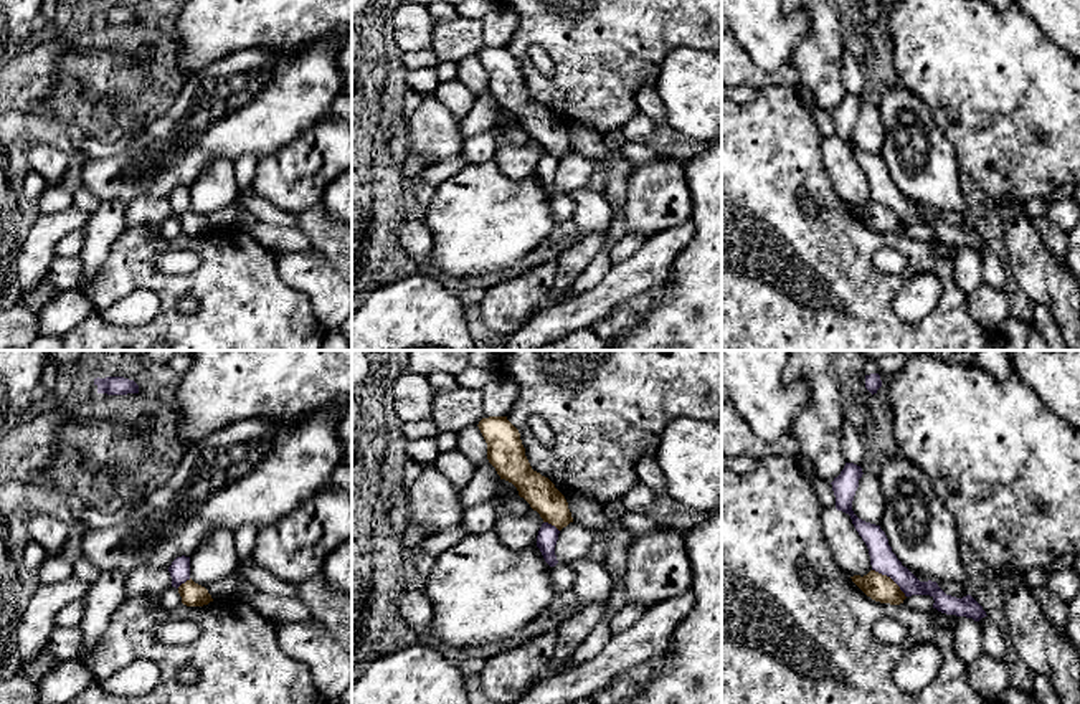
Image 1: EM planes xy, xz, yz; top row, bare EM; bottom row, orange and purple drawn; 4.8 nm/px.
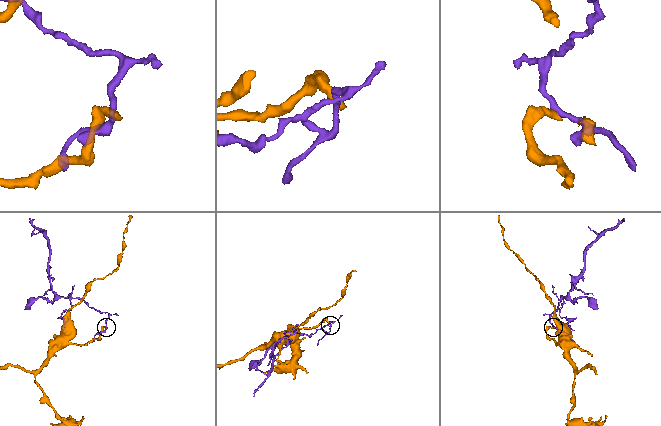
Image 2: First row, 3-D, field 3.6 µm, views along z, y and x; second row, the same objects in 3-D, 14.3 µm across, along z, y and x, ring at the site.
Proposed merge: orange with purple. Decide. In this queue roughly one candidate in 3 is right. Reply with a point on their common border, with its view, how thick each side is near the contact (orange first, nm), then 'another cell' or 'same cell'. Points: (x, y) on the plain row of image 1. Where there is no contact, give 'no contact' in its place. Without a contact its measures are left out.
contact yz (890, 209); calibres 130 and 120 nm; another cell

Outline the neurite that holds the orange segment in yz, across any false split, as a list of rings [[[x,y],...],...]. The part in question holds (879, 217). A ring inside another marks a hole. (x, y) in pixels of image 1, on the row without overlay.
[[[870,200],[867,205],[854,205],[852,212],[872,230],[900,235],[907,228],[900,216],[887,205]]]

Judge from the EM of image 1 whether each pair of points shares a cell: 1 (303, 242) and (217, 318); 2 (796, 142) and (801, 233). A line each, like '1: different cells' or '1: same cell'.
1: different cells
2: same cell

